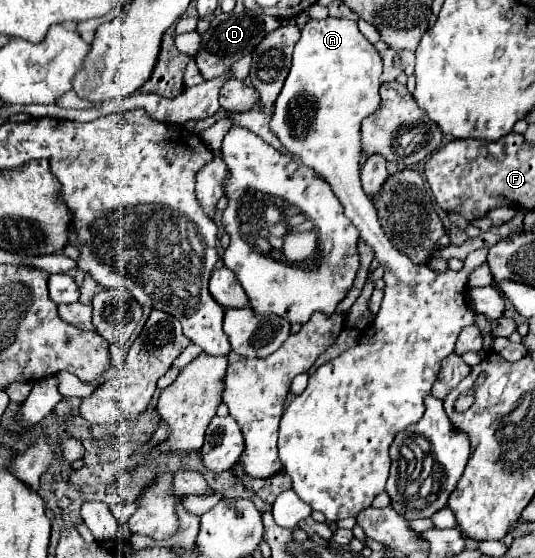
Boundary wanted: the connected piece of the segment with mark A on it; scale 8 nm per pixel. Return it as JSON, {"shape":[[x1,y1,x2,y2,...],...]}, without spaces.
{"shape":[[324,18,310,20,302,28,302,38,294,48,294,60,284,88,274,104,274,116,270,122,272,132,280,138,282,146,302,160,306,166,314,168,334,190,344,206,344,214,358,228,360,238,376,252,376,260,384,266,384,300,376,320,362,330,360,342,340,354,338,358,322,364,308,380,308,388,296,396,284,410,278,436,278,452,284,464,284,472,292,478,292,490,308,504,312,510,322,512,326,520,342,520,356,516,360,510,368,508,372,500,384,492,388,480,390,456,388,448,398,434,410,424,418,422,424,412,424,396,430,392,440,362,444,356,454,352,456,338,464,326,474,324,476,312,466,304,466,282,468,274,486,262,488,248,480,248,468,254,464,268,460,272,434,272,426,264,414,264,398,252,386,238,372,200,364,194,360,184,360,122,378,108,378,88,380,88,382,60,376,48,360,34,358,24,346,18]]}

